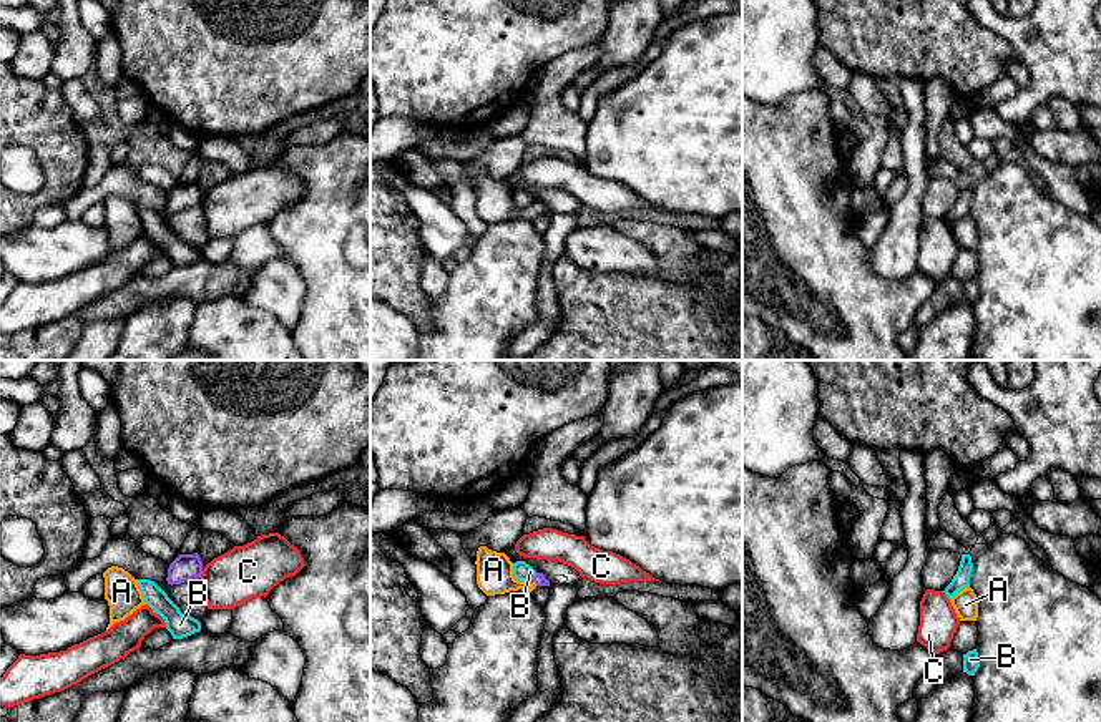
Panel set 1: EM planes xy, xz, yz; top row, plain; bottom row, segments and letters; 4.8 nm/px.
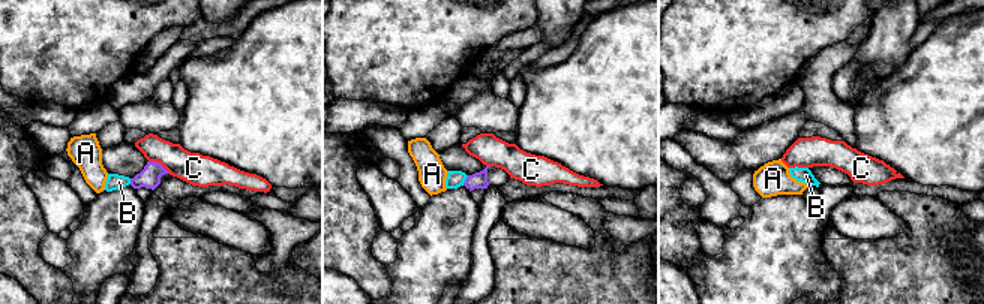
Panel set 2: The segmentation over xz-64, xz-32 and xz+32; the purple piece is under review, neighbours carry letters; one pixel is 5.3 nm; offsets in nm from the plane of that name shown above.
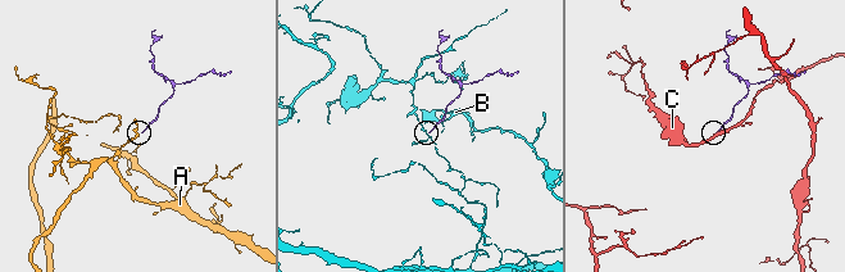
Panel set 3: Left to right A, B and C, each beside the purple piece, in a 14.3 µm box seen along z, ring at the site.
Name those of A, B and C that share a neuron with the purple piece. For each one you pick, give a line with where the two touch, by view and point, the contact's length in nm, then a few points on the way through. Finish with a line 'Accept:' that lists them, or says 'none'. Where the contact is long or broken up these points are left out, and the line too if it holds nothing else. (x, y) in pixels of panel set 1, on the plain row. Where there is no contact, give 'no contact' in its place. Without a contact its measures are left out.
A: xz (533, 209) | 50 nm | across xz (538, 206), (533, 209), (510, 213), (494, 198)
Accept: A

